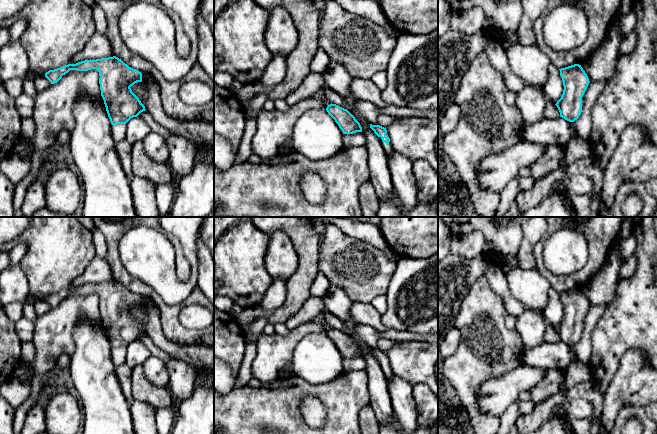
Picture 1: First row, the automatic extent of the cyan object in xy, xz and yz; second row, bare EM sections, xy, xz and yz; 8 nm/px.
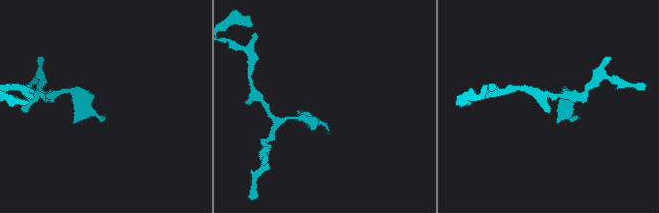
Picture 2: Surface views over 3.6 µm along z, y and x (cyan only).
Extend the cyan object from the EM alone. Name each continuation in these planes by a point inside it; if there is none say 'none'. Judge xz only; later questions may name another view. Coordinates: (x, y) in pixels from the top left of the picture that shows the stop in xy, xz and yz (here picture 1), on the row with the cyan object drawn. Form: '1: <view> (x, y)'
1: xz (388, 150)

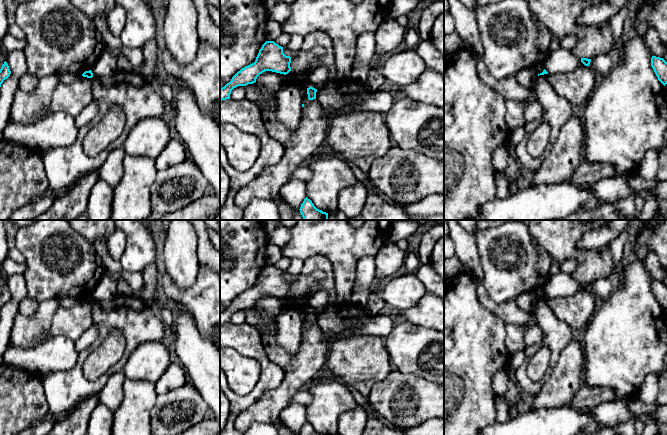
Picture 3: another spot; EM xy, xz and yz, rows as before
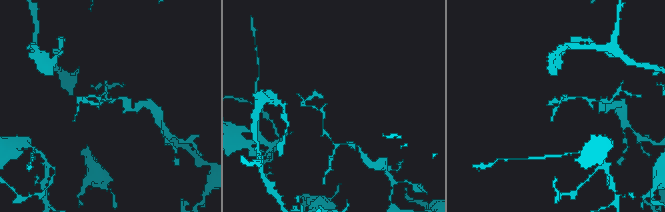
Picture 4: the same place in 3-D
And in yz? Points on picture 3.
none

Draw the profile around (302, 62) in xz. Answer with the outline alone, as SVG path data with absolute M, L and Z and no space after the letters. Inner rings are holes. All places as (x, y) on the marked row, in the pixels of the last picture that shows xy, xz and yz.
M315 46L309 51L302 51L301 49L298 51L291 51L283 47L283 53L291 57L291 71L286 74L286 86L297 85L303 89L309 88L308 76L316 69L314 62L323 59L325 48L322 46Z

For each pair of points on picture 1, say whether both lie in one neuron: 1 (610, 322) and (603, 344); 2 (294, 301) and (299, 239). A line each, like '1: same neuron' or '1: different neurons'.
1: same neuron
2: same neuron

